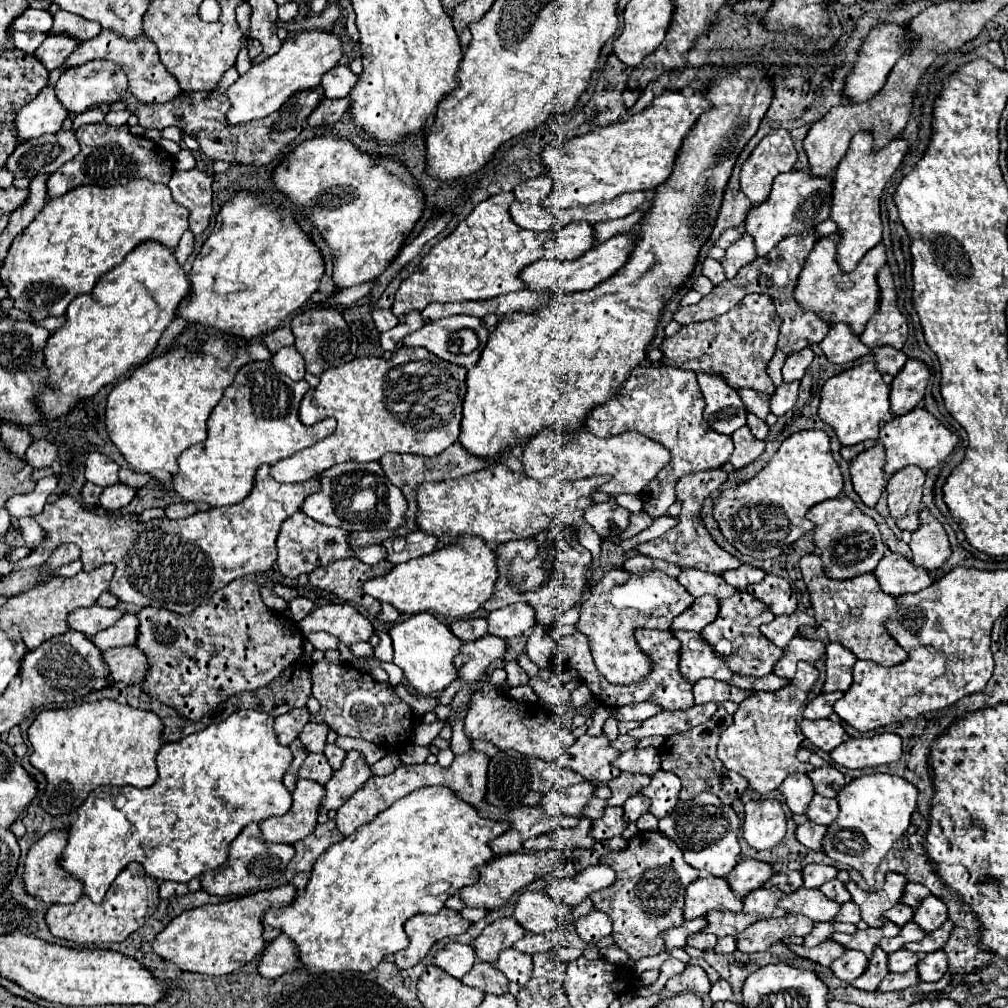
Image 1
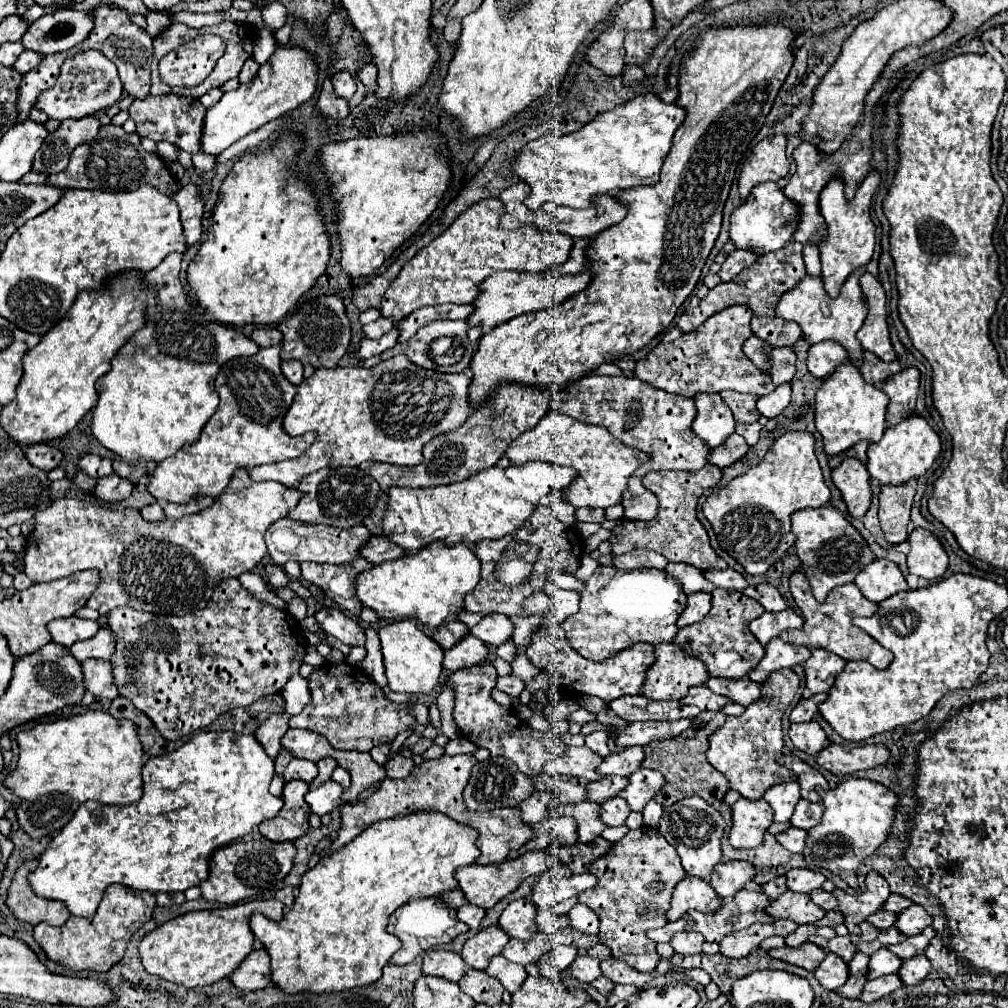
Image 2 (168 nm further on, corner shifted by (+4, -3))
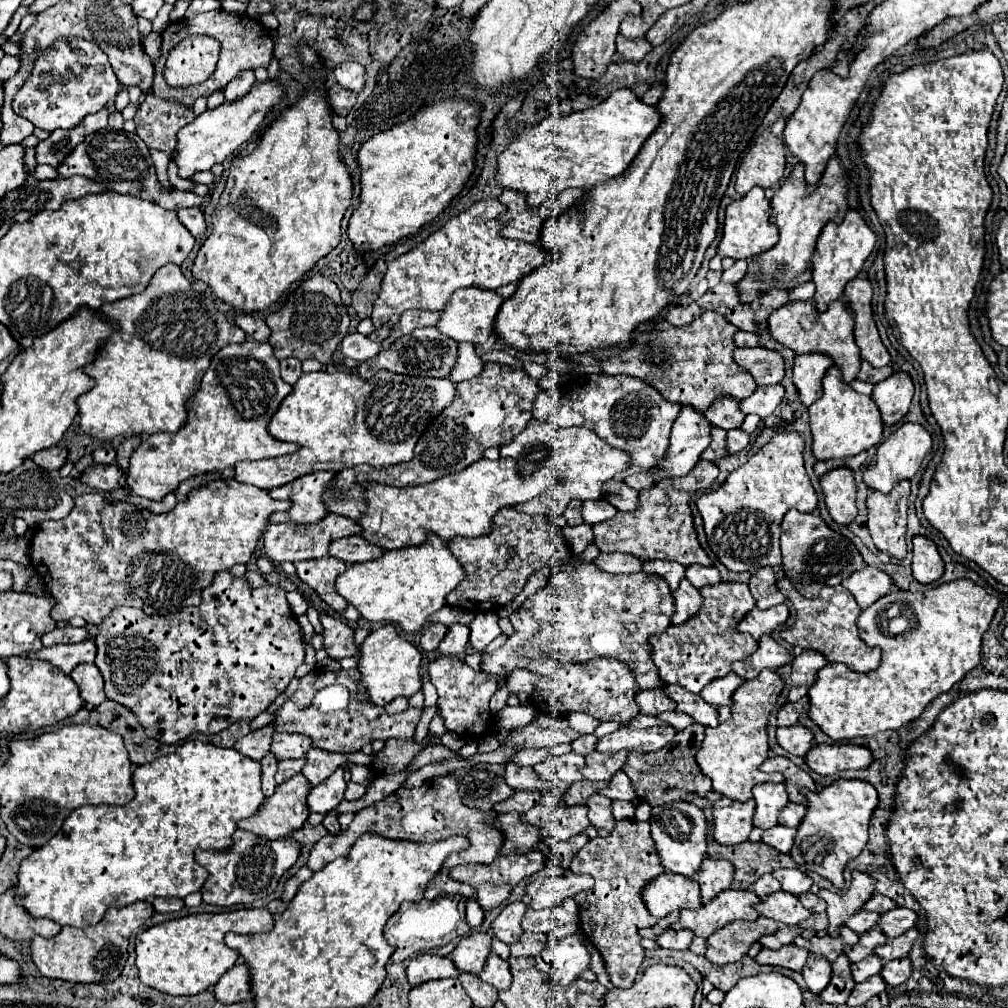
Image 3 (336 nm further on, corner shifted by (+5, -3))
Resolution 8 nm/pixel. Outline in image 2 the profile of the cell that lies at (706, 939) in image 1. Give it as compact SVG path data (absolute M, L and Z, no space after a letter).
M677 932L669 944L679 954L697 954L697 952L701 952L703 942L705 942L703 936L697 932Z

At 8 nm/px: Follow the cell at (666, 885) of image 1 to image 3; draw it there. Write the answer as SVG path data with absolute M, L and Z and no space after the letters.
M620 820L616 822L614 830L606 836L606 838L592 838L572 860L570 864L572 872L584 872L590 874L594 878L594 888L580 892L578 896L574 896L576 904L578 904L578 916L580 916L580 932L598 948L598 952L602 954L604 960L604 968L610 976L610 982L616 988L630 988L630 984L634 984L638 972L640 972L640 964L646 958L644 956L644 948L640 946L640 936L638 930L640 928L648 928L654 926L658 920L646 910L640 892L642 888L654 880L658 874L664 872L658 854L654 852L654 842L650 838L650 824L648 822L638 822L638 820Z

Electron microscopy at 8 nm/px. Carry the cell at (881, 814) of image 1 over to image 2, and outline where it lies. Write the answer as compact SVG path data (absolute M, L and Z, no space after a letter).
M859 778L845 780L835 790L825 792L821 798L825 806L823 820L819 826L809 830L807 846L803 850L807 864L831 870L857 890L857 870L863 860L873 856L873 852L887 840L895 822L897 800L899 796L895 792L889 792L887 786Z

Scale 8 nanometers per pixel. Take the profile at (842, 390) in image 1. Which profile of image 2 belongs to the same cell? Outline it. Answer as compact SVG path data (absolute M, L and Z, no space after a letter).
M841 364L817 390L815 402L815 426L823 436L825 454L835 456L857 444L859 440L877 442L885 428L885 408L887 408L887 394L877 390L875 386L867 384L863 376L859 376L859 368L853 364Z

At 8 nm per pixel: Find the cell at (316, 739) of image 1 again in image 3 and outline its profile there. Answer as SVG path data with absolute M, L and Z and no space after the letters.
M274 732L270 752L278 760L284 760L284 758L304 758L310 748L312 748L310 738L306 738L302 734L282 734L282 732Z

